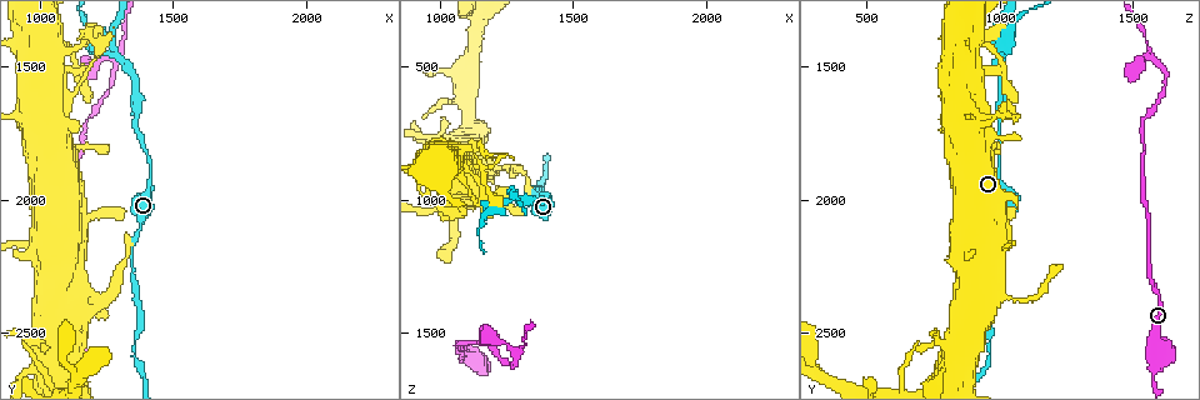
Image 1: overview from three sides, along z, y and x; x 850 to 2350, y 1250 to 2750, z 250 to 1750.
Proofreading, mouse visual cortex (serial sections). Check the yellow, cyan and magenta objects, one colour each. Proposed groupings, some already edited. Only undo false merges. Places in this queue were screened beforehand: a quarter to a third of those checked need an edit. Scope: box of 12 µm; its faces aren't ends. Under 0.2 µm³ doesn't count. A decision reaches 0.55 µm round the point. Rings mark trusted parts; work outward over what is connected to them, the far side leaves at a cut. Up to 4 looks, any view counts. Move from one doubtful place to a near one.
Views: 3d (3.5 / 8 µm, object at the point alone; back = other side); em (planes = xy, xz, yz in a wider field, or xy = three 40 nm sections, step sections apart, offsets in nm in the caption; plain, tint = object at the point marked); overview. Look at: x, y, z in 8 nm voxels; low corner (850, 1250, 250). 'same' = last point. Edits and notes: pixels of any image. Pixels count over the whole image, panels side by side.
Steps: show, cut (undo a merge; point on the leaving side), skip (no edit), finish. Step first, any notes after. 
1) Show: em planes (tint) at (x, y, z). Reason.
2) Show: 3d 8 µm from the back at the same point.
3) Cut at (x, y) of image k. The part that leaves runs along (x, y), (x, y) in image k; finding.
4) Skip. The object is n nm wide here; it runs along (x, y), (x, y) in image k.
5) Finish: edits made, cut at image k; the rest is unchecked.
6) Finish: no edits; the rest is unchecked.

Show: 3d 3.5 µm at (1160, 2340, 890).

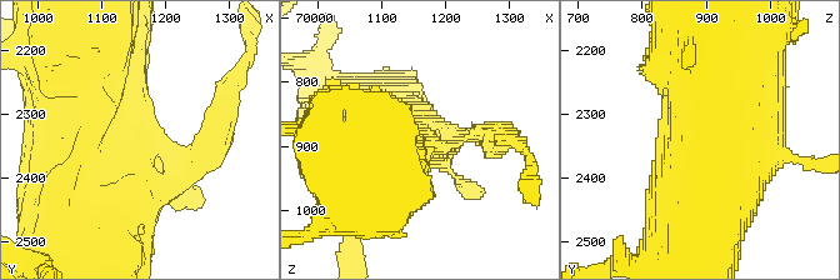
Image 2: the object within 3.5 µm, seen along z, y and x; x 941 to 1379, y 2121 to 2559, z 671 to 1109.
Show: em planes (plain) at (1175, 2345, 900).

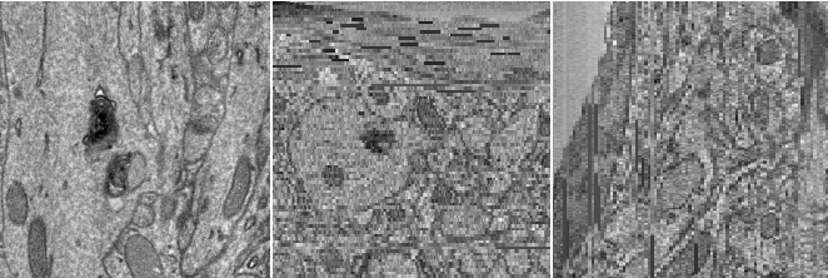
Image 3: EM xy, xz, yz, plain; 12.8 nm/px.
Show: em planes (tint) at the same point.

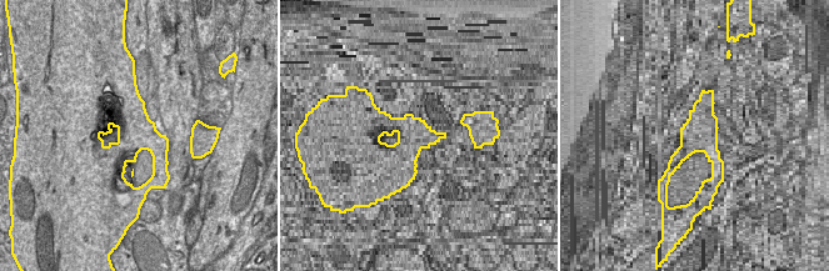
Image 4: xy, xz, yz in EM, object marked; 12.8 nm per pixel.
Skip. One cell here.

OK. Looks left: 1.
Show: 3d 3.5 µm at (1310, 1420, 1560). Abrupt turn.

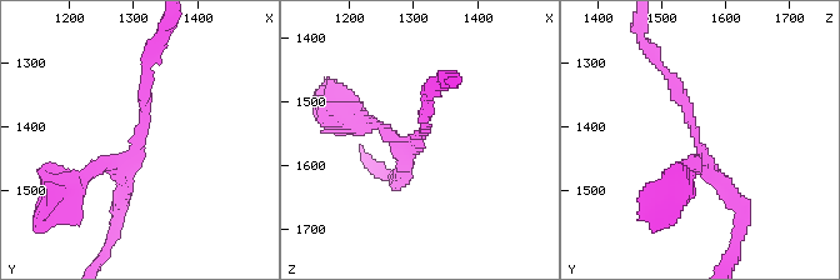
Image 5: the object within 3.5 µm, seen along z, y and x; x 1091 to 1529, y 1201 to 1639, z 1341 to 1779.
Skip. It runs along (740, 205), (710, 168), (689, 109), (663, 68) in image 5; all the same cell.

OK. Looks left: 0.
Finish: no edits; the rest is unchecked.

